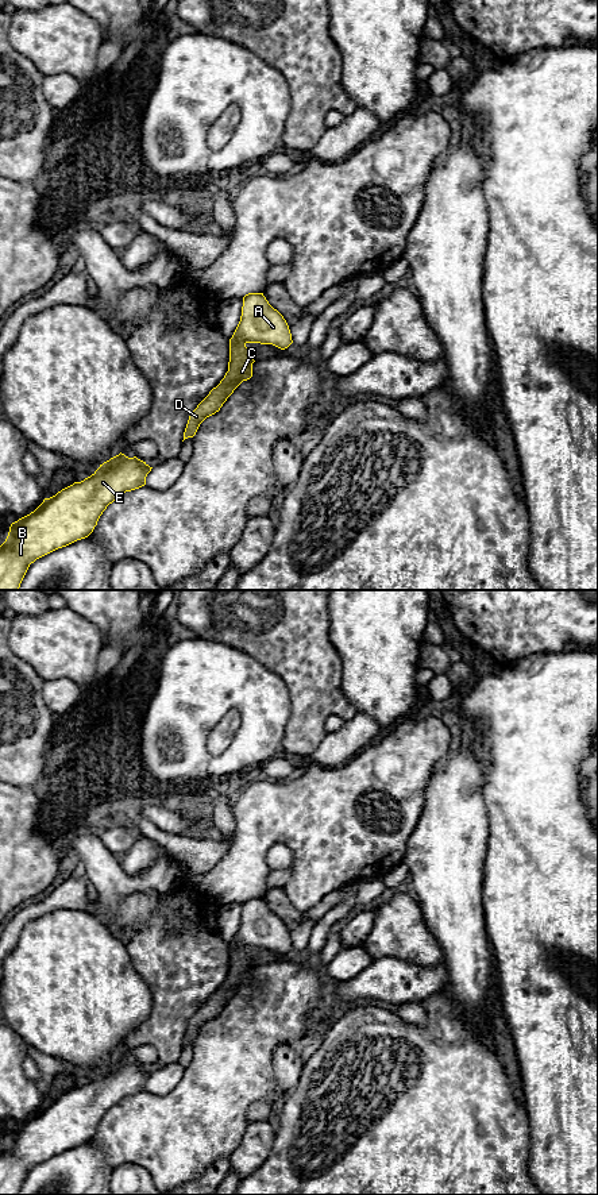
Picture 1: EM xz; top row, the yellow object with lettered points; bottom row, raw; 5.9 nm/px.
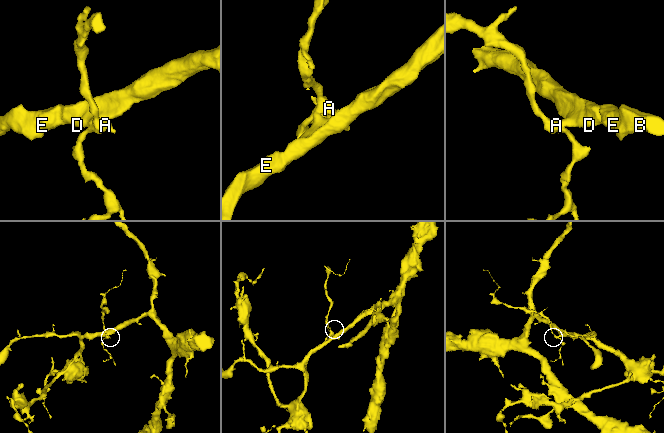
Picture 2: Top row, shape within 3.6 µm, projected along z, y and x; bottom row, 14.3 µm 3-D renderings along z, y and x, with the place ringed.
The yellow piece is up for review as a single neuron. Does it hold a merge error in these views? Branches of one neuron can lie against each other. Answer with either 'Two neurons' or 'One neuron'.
Two neurons

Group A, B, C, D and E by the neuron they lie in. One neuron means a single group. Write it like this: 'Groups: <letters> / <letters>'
Groups: A / B C D E

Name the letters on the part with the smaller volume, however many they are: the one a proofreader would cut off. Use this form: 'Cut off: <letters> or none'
Cut off: A

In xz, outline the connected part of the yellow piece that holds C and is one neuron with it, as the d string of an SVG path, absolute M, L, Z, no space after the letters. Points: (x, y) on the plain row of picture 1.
M229 944L228 976L220 986L220 988L213 992L209 999L190 1018L184 1037L184 1045L188 1042L193 1042L200 1029L207 1022L219 1017L227 1003L234 998L234 995L243 986L247 986L252 982L254 967L255 965L251 963L251 955L248 955L244 948Z

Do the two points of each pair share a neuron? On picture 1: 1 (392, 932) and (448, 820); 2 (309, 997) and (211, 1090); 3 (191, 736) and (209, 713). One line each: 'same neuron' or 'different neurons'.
1: different neurons
2: same neuron
3: same neuron

